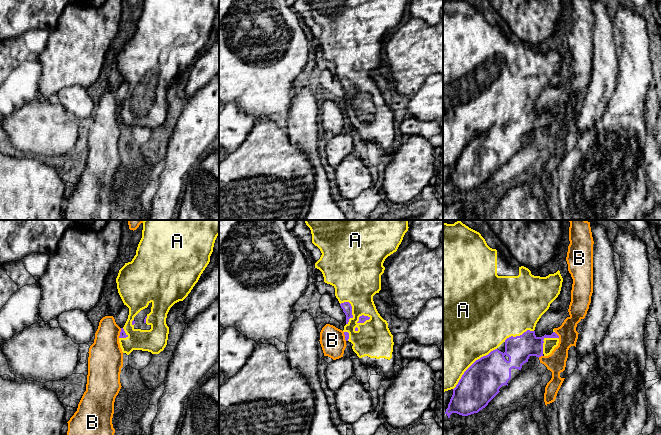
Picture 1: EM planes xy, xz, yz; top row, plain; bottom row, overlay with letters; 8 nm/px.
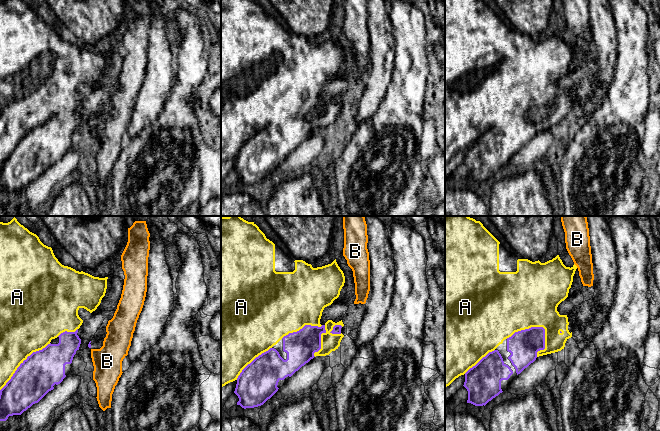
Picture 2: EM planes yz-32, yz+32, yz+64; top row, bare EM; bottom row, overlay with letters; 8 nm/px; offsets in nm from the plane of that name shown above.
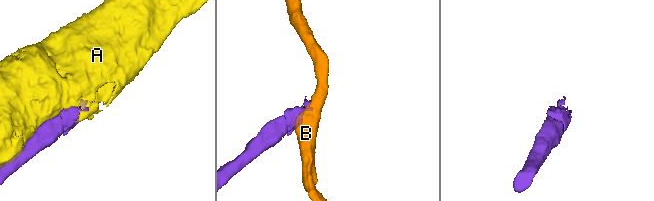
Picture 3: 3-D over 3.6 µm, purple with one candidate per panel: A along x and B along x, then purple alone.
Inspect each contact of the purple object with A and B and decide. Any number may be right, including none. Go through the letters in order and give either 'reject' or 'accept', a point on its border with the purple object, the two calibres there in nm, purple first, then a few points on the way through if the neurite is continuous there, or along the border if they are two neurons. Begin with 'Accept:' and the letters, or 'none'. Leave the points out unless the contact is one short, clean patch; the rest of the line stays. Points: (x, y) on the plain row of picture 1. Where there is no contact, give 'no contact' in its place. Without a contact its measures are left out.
Accept: A
A: accept; contact yz (471, 141); calibres 320 and 500 nm
B: reject; contact yz (557, 111); calibres 180 and 160 nm; border yz (554, 108), (559, 113)

